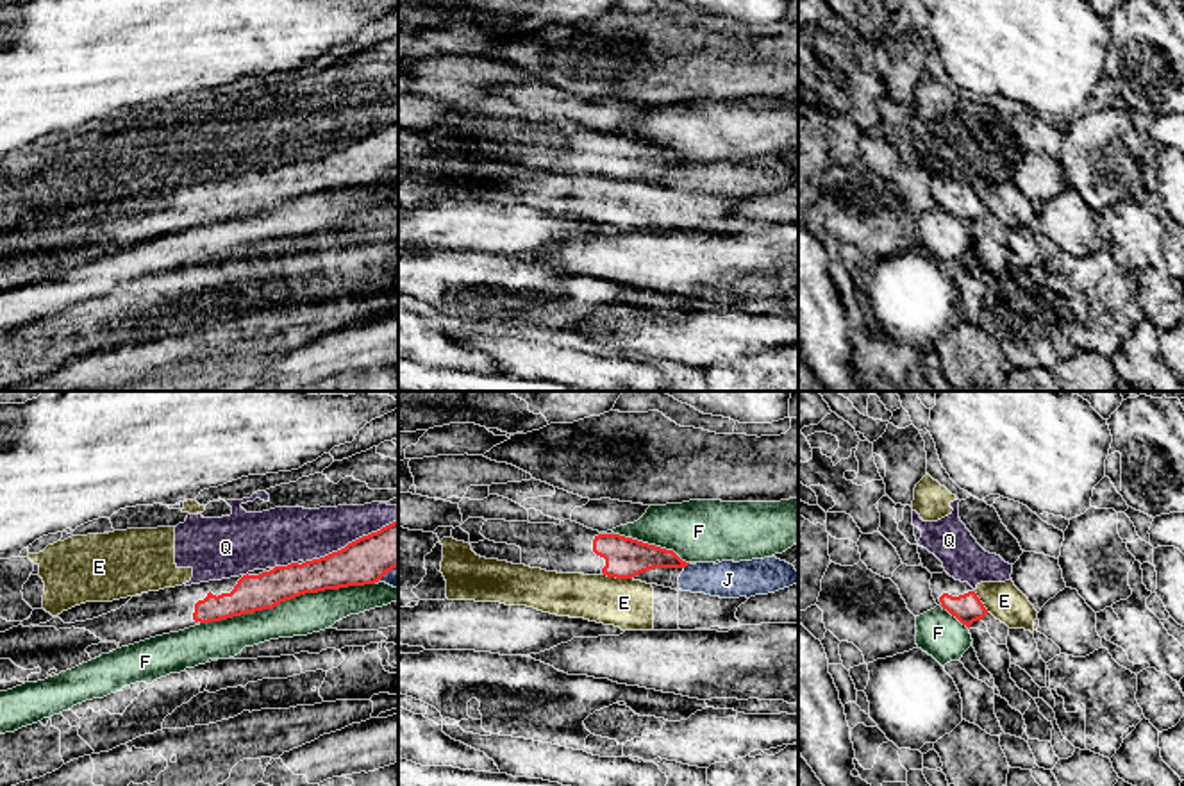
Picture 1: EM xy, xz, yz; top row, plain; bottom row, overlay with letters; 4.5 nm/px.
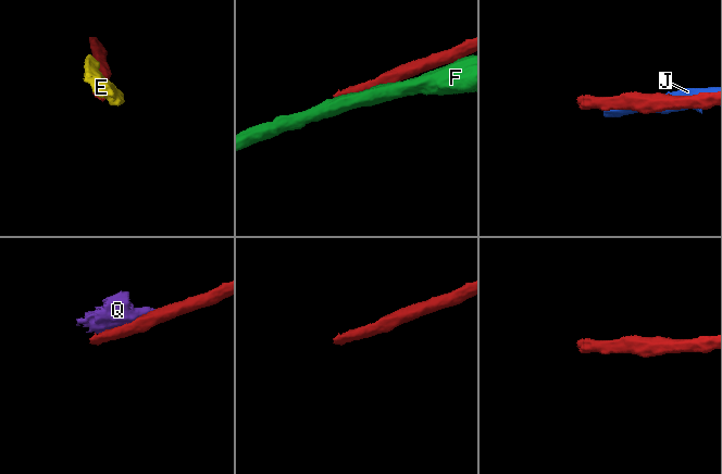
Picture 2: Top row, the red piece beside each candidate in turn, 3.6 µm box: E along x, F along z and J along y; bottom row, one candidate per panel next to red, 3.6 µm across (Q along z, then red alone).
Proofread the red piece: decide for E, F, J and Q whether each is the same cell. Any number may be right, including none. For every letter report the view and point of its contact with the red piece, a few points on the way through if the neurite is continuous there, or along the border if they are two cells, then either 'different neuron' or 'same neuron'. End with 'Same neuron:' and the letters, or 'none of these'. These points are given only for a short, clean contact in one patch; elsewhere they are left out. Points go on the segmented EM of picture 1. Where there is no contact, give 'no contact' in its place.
E: meets red in xz at (618, 577); border along xz (604, 574), (631, 579); different neuron
F: meets red in xy at (286, 599); different neuron
J: meets red in xz at (686, 565); different neuron
Q: meets red in xy at (352, 542); different neuron
Same neuron: none of these

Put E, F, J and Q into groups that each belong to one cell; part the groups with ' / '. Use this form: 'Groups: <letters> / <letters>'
Groups: E / F / J / Q

